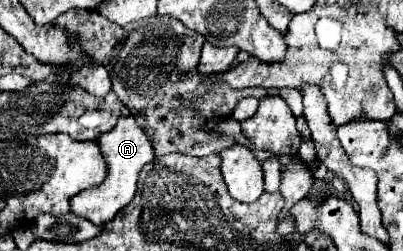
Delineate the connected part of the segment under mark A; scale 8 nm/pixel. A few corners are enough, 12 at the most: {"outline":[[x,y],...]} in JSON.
{"outline":[[132,117],[98,137],[102,185],[76,193],[70,211],[108,223],[134,199],[154,149]]}

